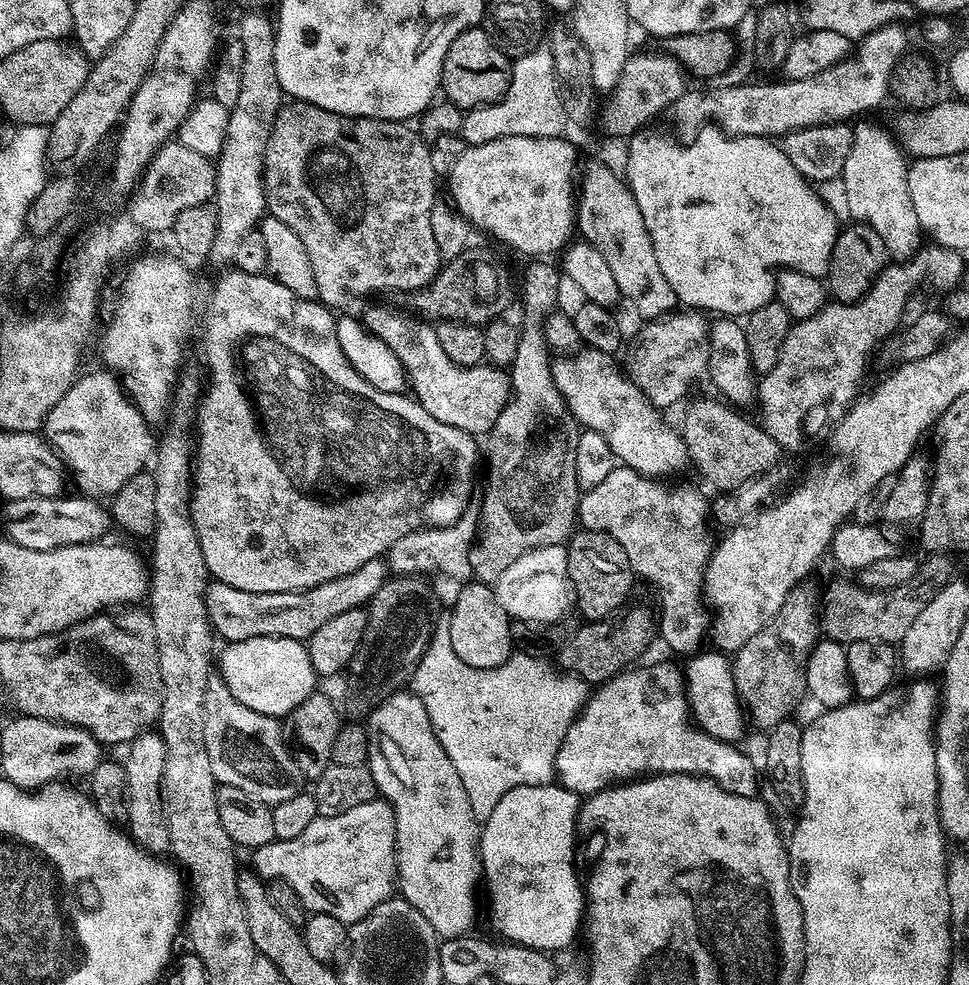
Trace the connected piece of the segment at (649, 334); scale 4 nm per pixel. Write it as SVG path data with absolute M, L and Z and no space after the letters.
M687 311L679 312L664 314L647 321L649 324L640 332L640 349L632 360L630 379L644 391L648 400L661 410L667 410L671 404L678 403L691 390L692 384L699 382L700 375L705 375L708 359L711 358L710 328L708 324L704 325L705 317L689 314Z

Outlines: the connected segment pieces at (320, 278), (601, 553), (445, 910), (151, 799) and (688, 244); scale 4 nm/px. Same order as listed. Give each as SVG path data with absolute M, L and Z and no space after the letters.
M292 100L291 102L281 104L274 118L274 126L270 130L270 138L266 142L266 154L264 155L264 203L267 211L274 218L286 222L286 226L290 226L290 230L294 230L294 234L298 234L298 238L302 238L302 246L306 246L306 254L310 254L310 266L314 270L314 282L318 282L318 297L325 305L333 306L332 304L346 303L348 292L353 292L356 296L364 296L367 292L384 292L387 288L392 292L401 292L401 294L414 292L417 288L427 286L436 277L437 272L440 271L442 257L437 244L434 243L434 230L430 230L430 214L438 203L438 197L436 197L436 164L432 161L432 152L428 148L431 148L429 141L425 140L411 123L402 120L379 120L378 118L366 118L365 116L343 116L342 114L334 114L330 110L322 110L322 106L314 106L305 100Z
M580 530L567 541L568 569L572 579L574 604L585 621L606 620L625 607L624 599L632 592L634 573L626 550L609 532Z
M411 690L393 692L391 696L386 697L385 700L381 700L379 704L375 705L367 713L367 716L368 759L366 767L372 772L377 793L392 805L394 818L396 819L396 879L398 881L399 895L406 902L410 902L410 906L418 909L426 918L426 922L430 922L430 926L434 926L434 930L441 937L451 938L465 935L469 931L468 920L472 920L476 916L476 883L479 885L482 880L482 869L480 867L480 833L482 831L482 824L475 818L470 798L467 796L467 788L463 785L462 778L459 777L454 762L450 762L442 742L438 742L436 732L433 730L432 723L430 722L430 714L415 692Z
M149 730L136 736L127 745L128 760L123 761L126 774L126 828L131 839L146 852L159 853L168 848L168 827L162 806L162 770L166 770L166 746L159 731Z
M719 126L701 127L700 137L693 144L675 144L670 137L663 136L660 132L648 131L652 130L641 130L627 141L628 176L626 172L626 183L638 202L638 210L642 210L642 222L646 222L646 230L654 242L654 254L658 254L658 267L661 268L662 274L666 274L666 282L670 282L677 301L681 305L689 304L689 306L684 306L692 310L703 310L705 313L720 312L716 314L724 318L744 318L748 313L773 303L776 295L778 266L793 268L802 274L827 277L838 231L836 216L824 205L823 198L812 189L815 187L804 179L804 175L797 170L794 162L790 162L790 158L784 153L779 143L763 136L730 136Z

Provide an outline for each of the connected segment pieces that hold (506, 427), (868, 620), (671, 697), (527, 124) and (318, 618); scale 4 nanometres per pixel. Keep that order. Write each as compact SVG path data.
M536 258L531 261L532 264L524 272L524 324L519 329L520 341L517 346L517 353L510 367L510 379L512 382L512 395L508 398L508 404L502 410L502 414L498 414L498 422L486 434L488 440L488 485L484 488L484 505L479 505L478 516L478 542L473 543L472 553L470 554L470 562L472 563L471 575L475 577L481 584L489 586L495 585L496 580L502 574L502 570L506 570L506 566L510 566L510 562L514 562L514 558L522 558L522 554L526 554L535 548L542 546L554 546L555 544L564 544L565 541L573 535L574 529L578 524L578 513L580 510L580 498L582 489L580 483L576 481L576 463L578 462L578 442L582 438L582 425L576 416L568 408L568 401L565 400L560 387L556 385L554 375L554 356L550 351L547 334L544 333L544 326L551 315L554 315L558 309L558 282L562 275L561 269L556 268L544 258Z
M932 554L928 561L921 563L918 575L911 584L900 588L873 590L851 584L848 580L832 580L824 588L824 597L818 600L818 628L827 639L836 640L839 644L850 645L854 642L886 642L899 645L900 639L910 630L914 618L922 614L926 602L934 598L938 589L953 579L952 564L947 555Z
M660 664L657 668L650 672L632 672L636 670L625 670L619 676L615 676L613 680L606 681L605 684L599 685L589 695L587 704L581 713L581 716L576 719L568 733L565 736L564 744L561 746L560 753L557 755L556 772L559 783L568 788L571 792L584 798L603 789L615 787L616 785L628 782L633 779L635 772L644 772L640 774L665 774L670 772L680 772L686 776L704 776L707 780L713 780L716 784L722 786L728 793L738 794L740 797L757 797L758 791L758 776L756 768L752 765L752 760L744 752L739 752L735 743L727 740L715 740L713 736L701 732L694 727L693 721L690 719L690 709L688 707L688 693L686 691L686 681L678 667L674 668L670 664Z
M541 46L526 54L522 58L512 61L512 77L508 83L506 94L495 104L486 104L479 110L468 110L464 112L464 121L460 127L459 139L464 139L465 145L485 144L501 140L507 136L537 136L545 138L547 136L560 136L563 133L566 117L564 107L560 101L560 88L556 85L556 75L554 74L554 58L546 46Z
M379 559L366 562L366 566L358 566L354 574L346 574L342 578L323 583L322 586L304 588L301 592L254 594L246 590L234 590L234 586L212 582L208 585L208 591L204 593L204 601L213 633L219 639L221 636L221 641L285 636L291 640L307 642L320 626L330 621L330 618L335 618L346 610L365 607L389 578L389 565L383 559Z

